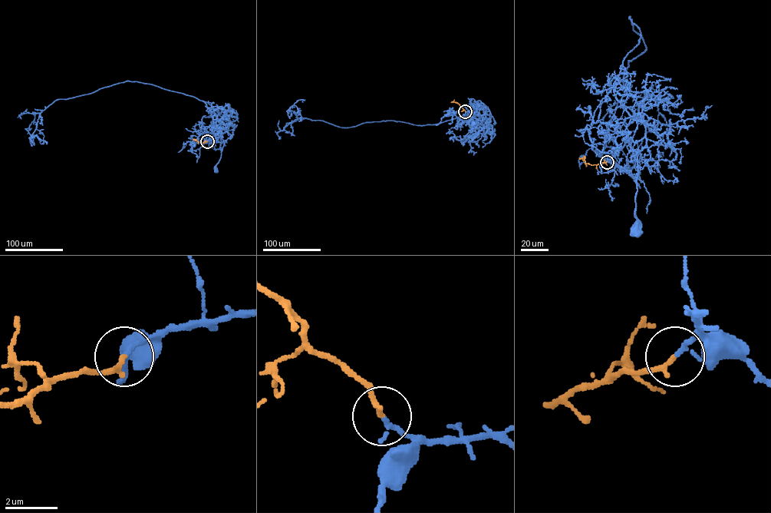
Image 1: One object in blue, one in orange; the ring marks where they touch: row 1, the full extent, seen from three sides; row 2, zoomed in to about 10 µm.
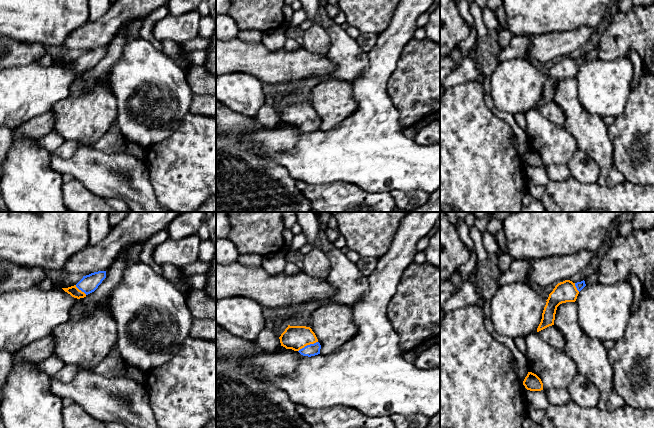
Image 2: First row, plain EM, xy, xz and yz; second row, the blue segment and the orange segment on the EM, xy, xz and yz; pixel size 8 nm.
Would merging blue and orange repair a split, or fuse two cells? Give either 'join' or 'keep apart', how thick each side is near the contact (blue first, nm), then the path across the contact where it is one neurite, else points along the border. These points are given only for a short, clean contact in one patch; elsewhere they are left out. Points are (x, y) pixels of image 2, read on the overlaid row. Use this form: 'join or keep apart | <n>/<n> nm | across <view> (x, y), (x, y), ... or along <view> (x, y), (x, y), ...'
join | 100/190 nm | across xz (310, 350), (307, 345), (300, 338), (294, 337)

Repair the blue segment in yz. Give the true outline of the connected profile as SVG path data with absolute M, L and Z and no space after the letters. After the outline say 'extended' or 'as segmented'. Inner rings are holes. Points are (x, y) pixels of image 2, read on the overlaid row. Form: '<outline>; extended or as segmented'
M570 280L558 283L546 300L547 302L537 332L554 325L557 307L562 303L575 302L579 292L585 286L586 284L584 280L577 283L573 283Z; extended

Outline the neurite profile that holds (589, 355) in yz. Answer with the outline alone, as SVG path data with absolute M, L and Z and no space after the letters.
M576 302L562 303L557 307L554 326L565 339L564 352L572 359L578 372L583 373L597 387L600 400L597 408L602 411L613 411L626 406L624 399L613 389L613 367L609 361L608 351L603 342L589 337L578 323Z

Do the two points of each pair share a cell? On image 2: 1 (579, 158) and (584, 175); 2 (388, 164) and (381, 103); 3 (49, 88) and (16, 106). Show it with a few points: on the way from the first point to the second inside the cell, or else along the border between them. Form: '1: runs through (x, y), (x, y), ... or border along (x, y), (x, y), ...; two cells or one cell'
1: runs through (581, 162), (584, 171); one cell
2: runs through (387, 149), (387, 132), (383, 128), (381, 118); one cell
3: runs through (41, 88), (33, 89), (24, 98); one cell

